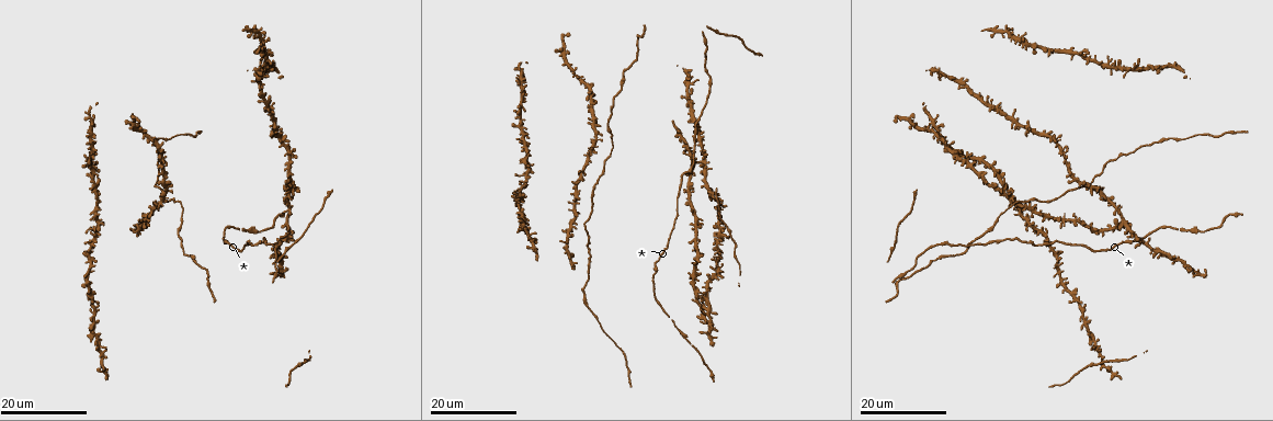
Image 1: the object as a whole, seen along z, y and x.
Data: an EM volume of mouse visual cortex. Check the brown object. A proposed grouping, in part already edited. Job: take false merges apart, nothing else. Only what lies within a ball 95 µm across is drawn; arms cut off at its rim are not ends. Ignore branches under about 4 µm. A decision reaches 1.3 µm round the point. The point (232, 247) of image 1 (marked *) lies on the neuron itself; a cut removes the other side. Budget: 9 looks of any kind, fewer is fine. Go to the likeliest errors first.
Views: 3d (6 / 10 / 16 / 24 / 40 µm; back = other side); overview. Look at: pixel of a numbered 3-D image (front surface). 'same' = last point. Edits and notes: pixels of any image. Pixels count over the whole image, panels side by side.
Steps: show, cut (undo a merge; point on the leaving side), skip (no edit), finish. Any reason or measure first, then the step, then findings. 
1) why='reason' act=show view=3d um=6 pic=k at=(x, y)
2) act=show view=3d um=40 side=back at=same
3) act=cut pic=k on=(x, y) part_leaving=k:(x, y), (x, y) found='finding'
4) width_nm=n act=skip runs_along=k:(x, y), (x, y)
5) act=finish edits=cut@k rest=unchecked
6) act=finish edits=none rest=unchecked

why='three-way junction' act=show view=3d um=16 pic=1 at=(1175, 261)

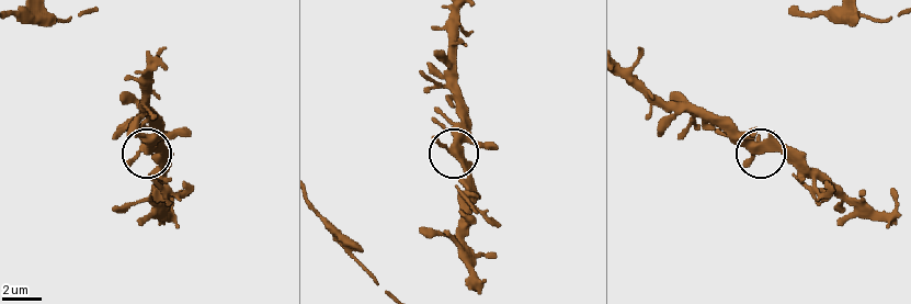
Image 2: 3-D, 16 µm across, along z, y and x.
act=show view=3d um=10 pic=2 at=(758, 146)

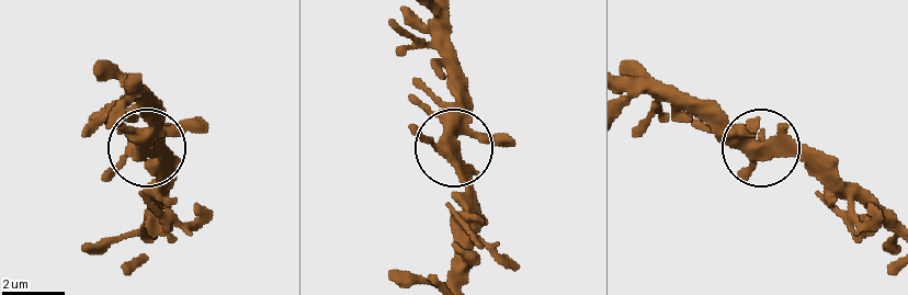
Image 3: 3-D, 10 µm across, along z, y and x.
side_arm_um=54 act=skip found='one neuron here'

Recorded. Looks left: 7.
act=show view=3d um=24 pic=1 at=(258, 231)

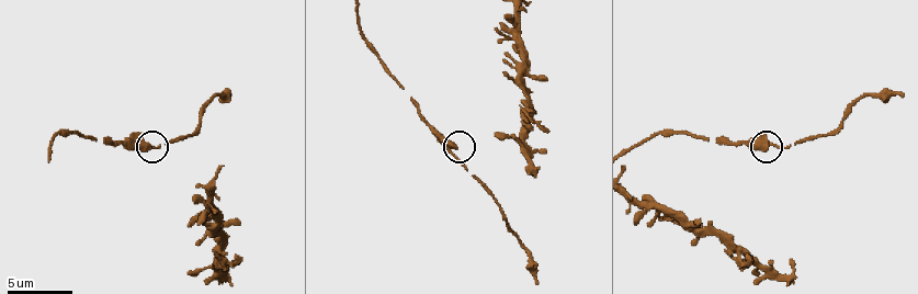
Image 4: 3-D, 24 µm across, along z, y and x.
act=show view=3d um=10 pic=4 at=(765, 147)

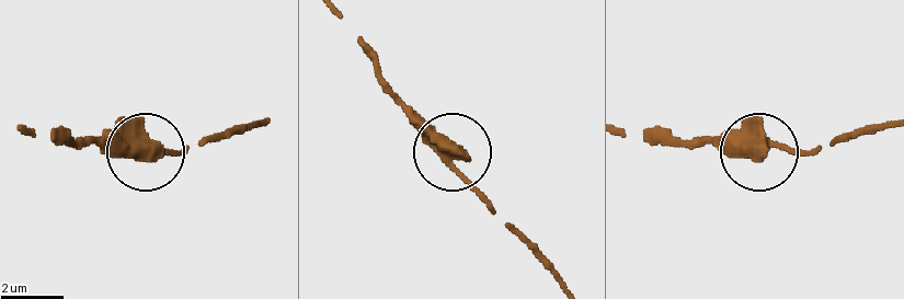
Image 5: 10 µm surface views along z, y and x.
side_arm_um=16 act=skip runs_along=5:(27, 127), (54, 127), (82, 144), (182, 151) found='one neuron here'

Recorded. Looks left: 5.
why='four or more arms meet' act=show view=3d um=16 pic=1 at=(689, 102)

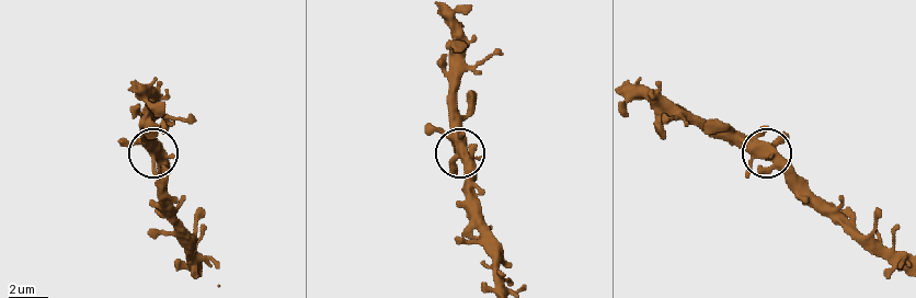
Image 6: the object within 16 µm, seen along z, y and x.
act=show view=3d um=10 pic=6 at=(765, 144)

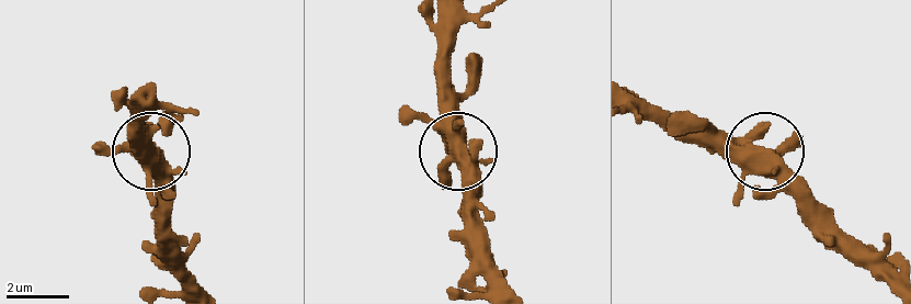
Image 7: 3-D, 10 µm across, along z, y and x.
side_arm_um=11 act=skip found='all the same neuron'

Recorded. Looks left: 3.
why='a fork' act=show view=3d um=10 pic=4 at=(530, 127)

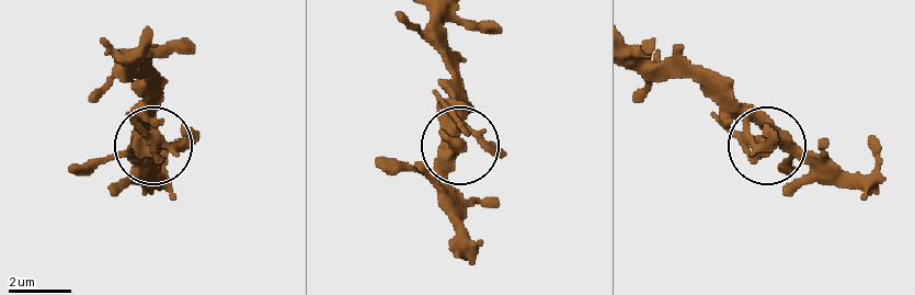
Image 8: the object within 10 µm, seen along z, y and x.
side_arm_um=5 act=skip found='all the same neuron'

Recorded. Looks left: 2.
act=finish edits=none rest=unchecked

